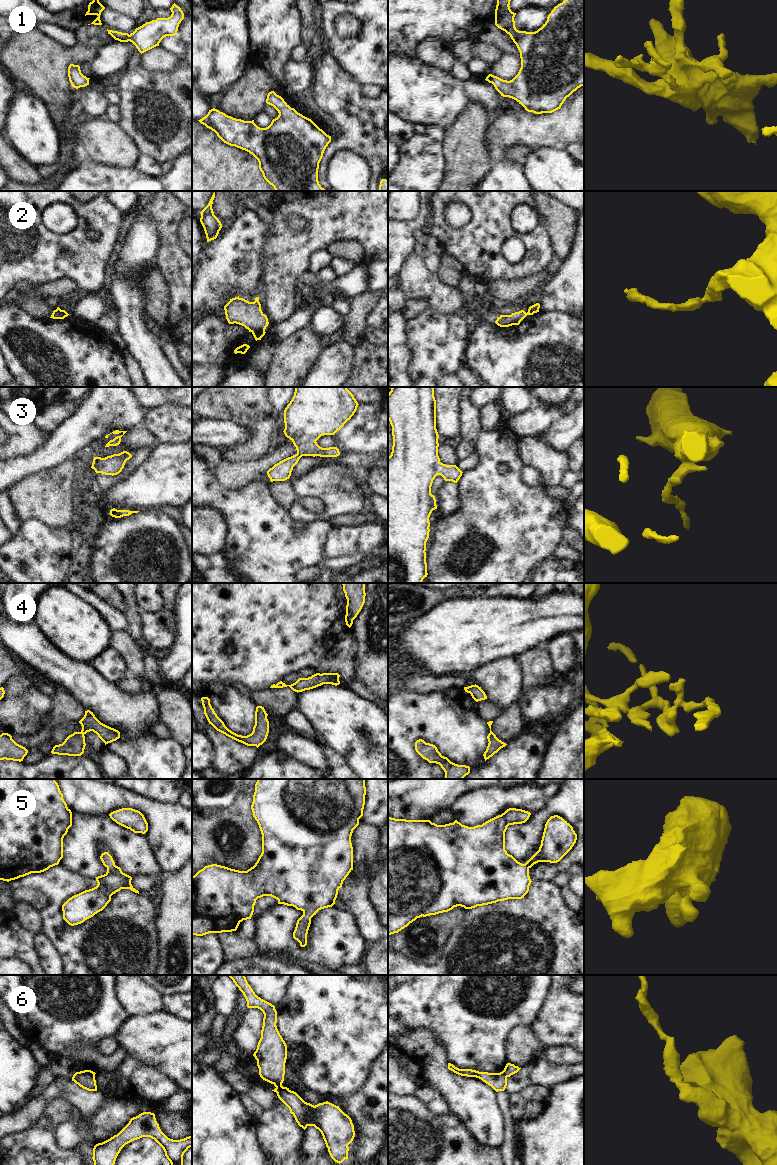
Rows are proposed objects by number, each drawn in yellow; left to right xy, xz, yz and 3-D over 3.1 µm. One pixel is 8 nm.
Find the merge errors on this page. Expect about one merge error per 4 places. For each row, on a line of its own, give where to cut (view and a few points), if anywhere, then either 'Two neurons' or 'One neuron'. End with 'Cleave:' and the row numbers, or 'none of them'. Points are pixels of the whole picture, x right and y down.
1: No split. One neuron
2: Split along xz (264, 329), (252, 332). Two neurons
3: No split. One neuron
4: No split. One neuron
5: No split. One neuron
6: Split along xz (288, 1089), (277, 1093). Two neurons
Cleave: 2, 6

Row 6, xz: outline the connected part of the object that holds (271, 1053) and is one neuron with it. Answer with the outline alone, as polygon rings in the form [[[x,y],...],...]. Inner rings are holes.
[[[227,975],[243,993],[248,1008],[258,1008],[263,1014],[261,1038],[253,1056],[257,1060],[260,1077],[273,1084],[276,1088],[272,1091],[287,1091],[283,1087],[285,1063],[287,1059],[287,1045],[280,1035],[277,1023],[277,1011],[271,1003],[258,997],[248,984],[245,975]]]

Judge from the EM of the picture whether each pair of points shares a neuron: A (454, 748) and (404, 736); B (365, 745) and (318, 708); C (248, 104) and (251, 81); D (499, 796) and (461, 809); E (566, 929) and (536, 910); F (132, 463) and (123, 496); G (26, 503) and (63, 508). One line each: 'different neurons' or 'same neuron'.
A: same neuron
B: same neuron
C: same neuron
D: same neuron
E: same neuron
F: different neurons
G: same neuron

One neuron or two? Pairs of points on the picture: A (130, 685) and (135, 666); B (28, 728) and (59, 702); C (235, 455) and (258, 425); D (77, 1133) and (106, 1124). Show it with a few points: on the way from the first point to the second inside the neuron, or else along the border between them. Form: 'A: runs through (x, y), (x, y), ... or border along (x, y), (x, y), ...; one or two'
A: border along (128, 675), (143, 681); two
B: border along (37, 689), (50, 698), (51, 709), (48, 714); two
C: runs through (244, 451), (258, 437), (258, 434); one
D: runs through (84, 1131), (93, 1130), (99, 1126); one

